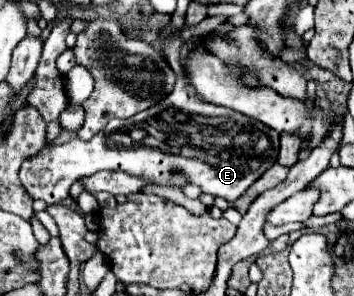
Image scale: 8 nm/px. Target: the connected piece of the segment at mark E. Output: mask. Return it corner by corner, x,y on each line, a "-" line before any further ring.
177,74
177,84
173,92
159,104
143,112
137,112
133,118
109,120
105,130
101,130
101,134
93,136
89,142
73,138
71,142
61,146
45,146
37,156
23,160
19,178
31,198
35,200
41,198
47,204
59,204
69,196
69,188
77,178
91,176
101,170
121,170
125,174
149,178
149,182
157,186
169,186
169,178
173,178
173,174
185,174
185,180
189,184
199,186
203,194
221,196
229,204
233,204
257,178
261,178
261,174
267,168
271,168
277,162
277,150
279,150
279,132
261,124
259,120
247,118
241,112
201,100
195,88
185,82
183,74

